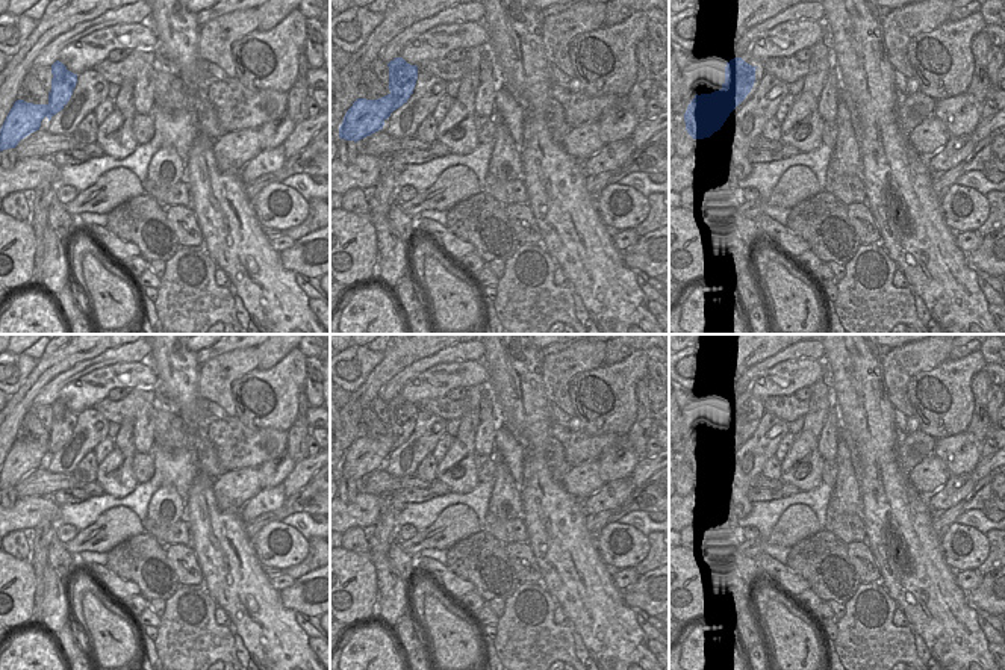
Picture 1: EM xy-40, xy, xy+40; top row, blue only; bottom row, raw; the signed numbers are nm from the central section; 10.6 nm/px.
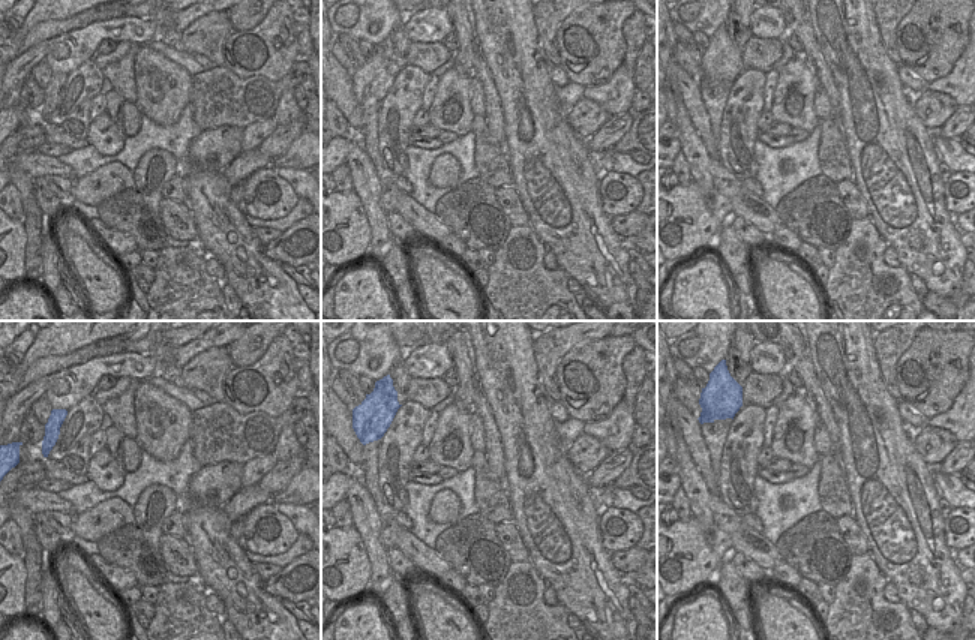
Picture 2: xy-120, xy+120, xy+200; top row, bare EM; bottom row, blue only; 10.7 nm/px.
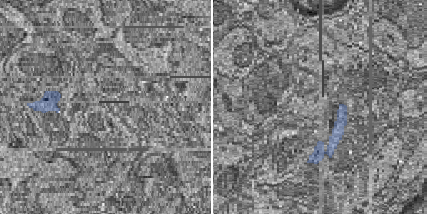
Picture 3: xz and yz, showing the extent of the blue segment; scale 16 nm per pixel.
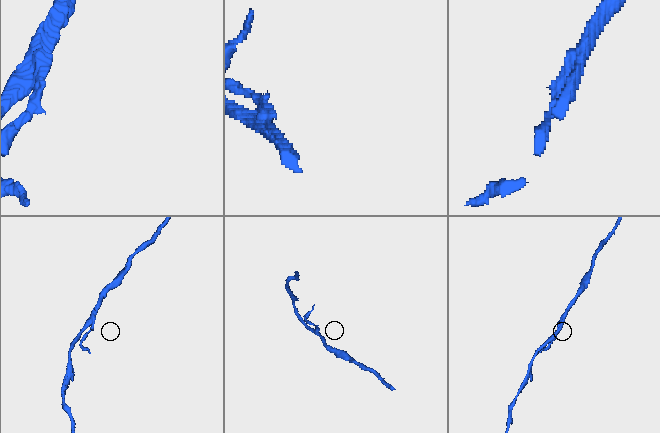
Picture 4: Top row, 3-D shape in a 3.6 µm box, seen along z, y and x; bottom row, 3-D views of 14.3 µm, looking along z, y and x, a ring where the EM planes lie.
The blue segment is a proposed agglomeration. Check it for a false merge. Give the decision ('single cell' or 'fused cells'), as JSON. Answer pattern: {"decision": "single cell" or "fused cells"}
{"decision": "fused cells"}

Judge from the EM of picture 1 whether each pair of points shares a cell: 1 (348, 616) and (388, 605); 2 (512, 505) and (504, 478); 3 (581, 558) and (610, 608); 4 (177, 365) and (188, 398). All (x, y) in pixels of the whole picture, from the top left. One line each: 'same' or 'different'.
1: different
2: same
3: same
4: same

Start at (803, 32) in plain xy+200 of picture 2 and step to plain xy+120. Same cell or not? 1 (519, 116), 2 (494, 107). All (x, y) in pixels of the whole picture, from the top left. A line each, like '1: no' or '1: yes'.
1: no
2: yes

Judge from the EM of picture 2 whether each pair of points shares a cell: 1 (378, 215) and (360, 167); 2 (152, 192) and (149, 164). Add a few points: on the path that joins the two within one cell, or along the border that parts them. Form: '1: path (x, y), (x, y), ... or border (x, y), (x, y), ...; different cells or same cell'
1: path (371, 203), (365, 179); same cell
2: path (150, 185), (150, 171); same cell

